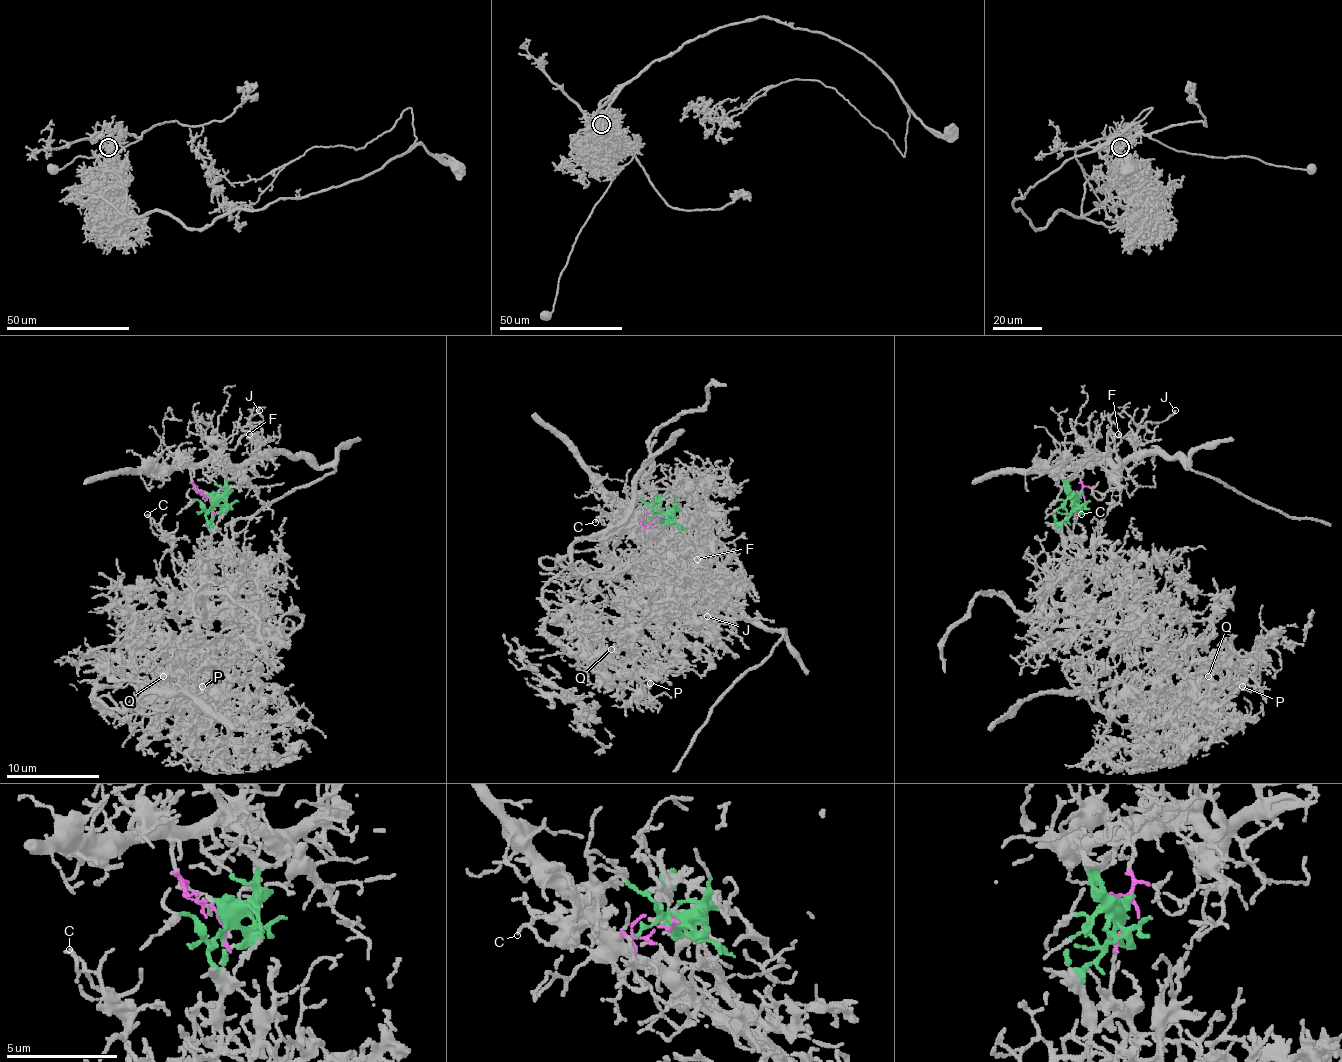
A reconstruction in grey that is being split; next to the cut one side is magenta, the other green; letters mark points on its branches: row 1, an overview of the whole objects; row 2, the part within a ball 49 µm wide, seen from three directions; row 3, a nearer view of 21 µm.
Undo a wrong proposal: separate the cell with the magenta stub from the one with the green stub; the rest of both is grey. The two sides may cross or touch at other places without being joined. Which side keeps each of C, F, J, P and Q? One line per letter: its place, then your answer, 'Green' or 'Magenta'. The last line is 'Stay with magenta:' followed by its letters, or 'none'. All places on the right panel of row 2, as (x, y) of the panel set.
C: Place: (1081, 514). Green
F: Place: (1118, 434). Magenta
J: Place: (1175, 410). Magenta
P: Place: (1242, 686). Green
Q: Place: (1208, 676). Green
Stay with magenta: F, J

